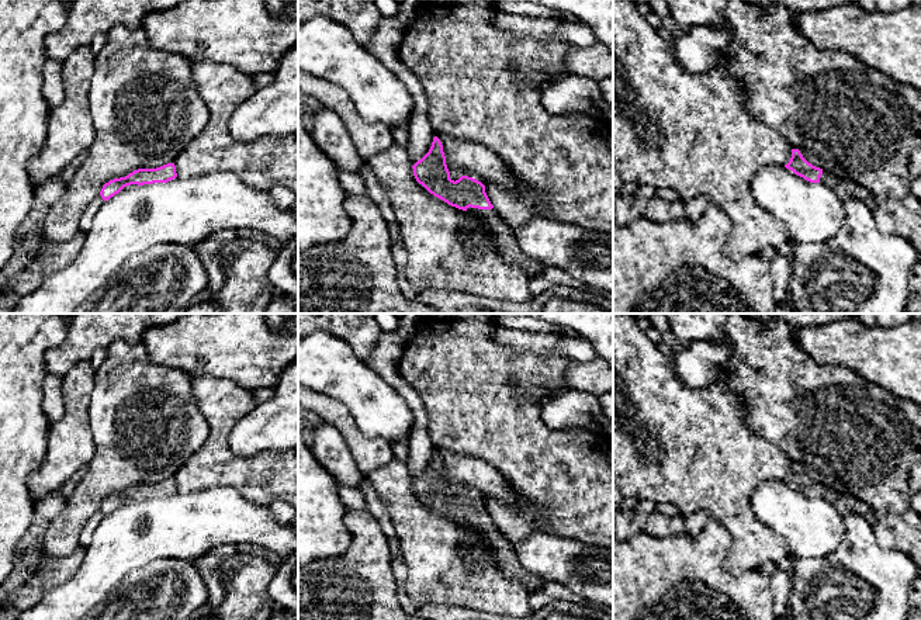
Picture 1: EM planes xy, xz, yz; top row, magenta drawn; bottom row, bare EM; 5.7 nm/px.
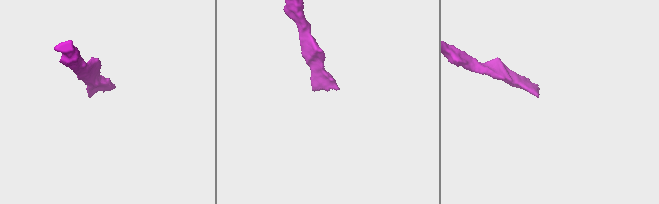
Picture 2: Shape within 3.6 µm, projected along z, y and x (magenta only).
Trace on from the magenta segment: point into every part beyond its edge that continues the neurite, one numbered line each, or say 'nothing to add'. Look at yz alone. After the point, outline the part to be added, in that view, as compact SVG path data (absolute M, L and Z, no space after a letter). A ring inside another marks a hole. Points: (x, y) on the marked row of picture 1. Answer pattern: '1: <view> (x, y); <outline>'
1: yz (845, 189); M823 170L820 183L830 187L842 200L848 200L848 198L861 200L870 209L875 209L875 200L873 200L870 191L852 180L839 179L837 176Z

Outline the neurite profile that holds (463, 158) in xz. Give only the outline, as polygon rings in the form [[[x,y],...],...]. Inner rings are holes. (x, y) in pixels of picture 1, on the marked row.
[[[434,131],[443,145],[446,164],[451,180],[461,176],[472,177],[484,186],[495,184],[517,195],[523,195],[532,204],[544,204],[543,197],[522,186],[509,172],[505,162],[492,150],[470,141],[451,138]]]

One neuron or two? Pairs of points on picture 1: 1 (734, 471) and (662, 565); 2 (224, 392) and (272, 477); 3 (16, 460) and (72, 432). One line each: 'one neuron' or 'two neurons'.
1: two neurons
2: one neuron
3: two neurons

